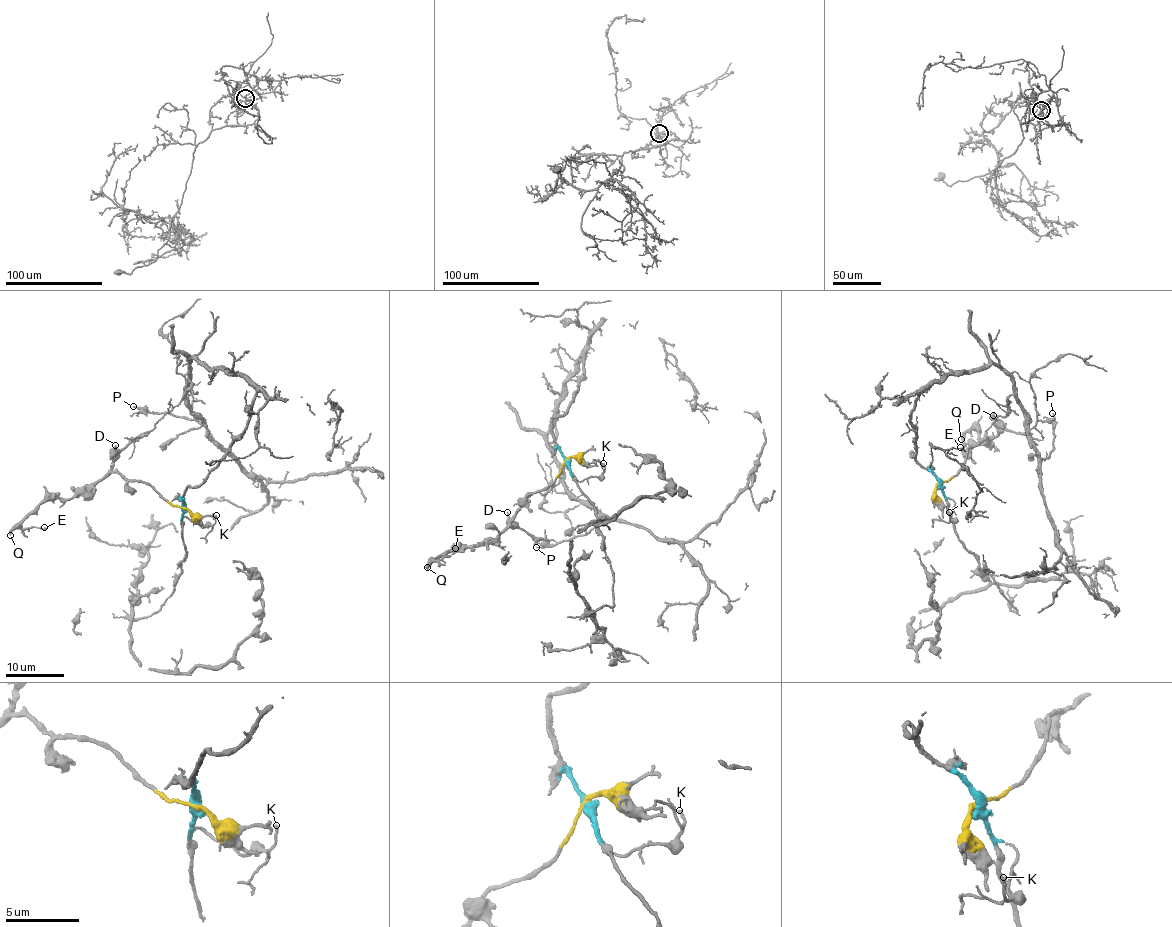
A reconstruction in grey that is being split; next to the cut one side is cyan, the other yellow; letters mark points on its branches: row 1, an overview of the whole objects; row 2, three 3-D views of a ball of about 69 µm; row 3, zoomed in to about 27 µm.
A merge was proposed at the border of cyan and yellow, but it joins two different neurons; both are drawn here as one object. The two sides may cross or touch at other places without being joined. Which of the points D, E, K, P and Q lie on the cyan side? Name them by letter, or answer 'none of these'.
K, P

